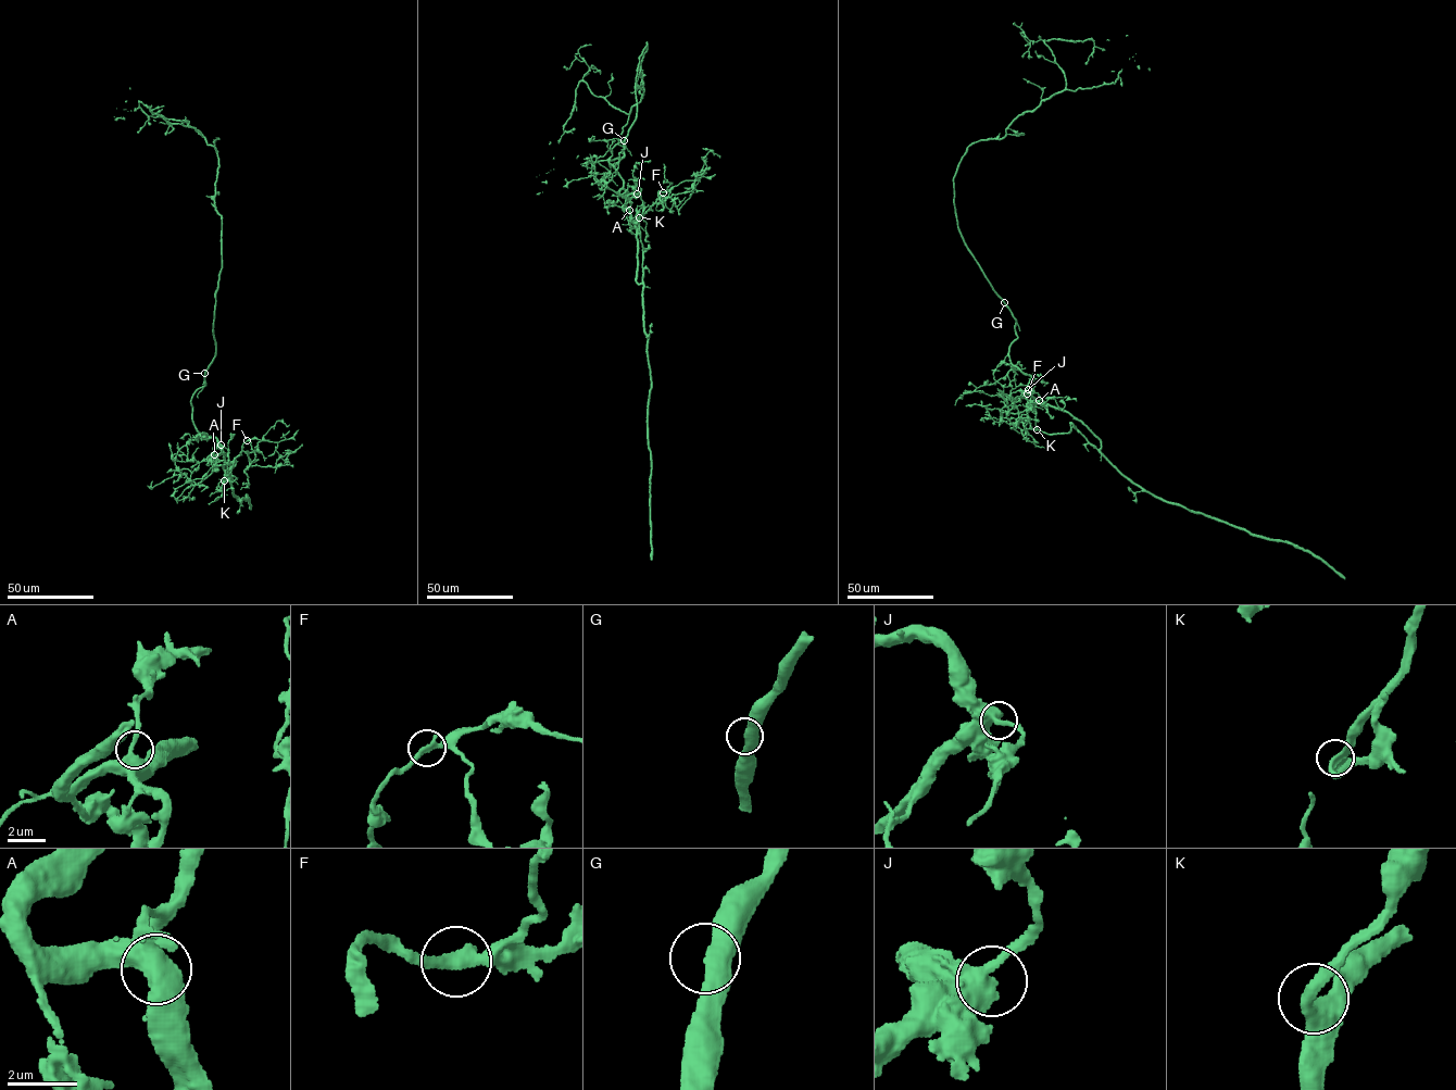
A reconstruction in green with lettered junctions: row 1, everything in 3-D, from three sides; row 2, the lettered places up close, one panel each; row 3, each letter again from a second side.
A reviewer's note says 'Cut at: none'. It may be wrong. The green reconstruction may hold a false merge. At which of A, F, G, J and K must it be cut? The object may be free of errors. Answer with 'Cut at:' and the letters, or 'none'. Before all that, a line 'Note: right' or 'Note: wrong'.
Note: right
Cut at: none

